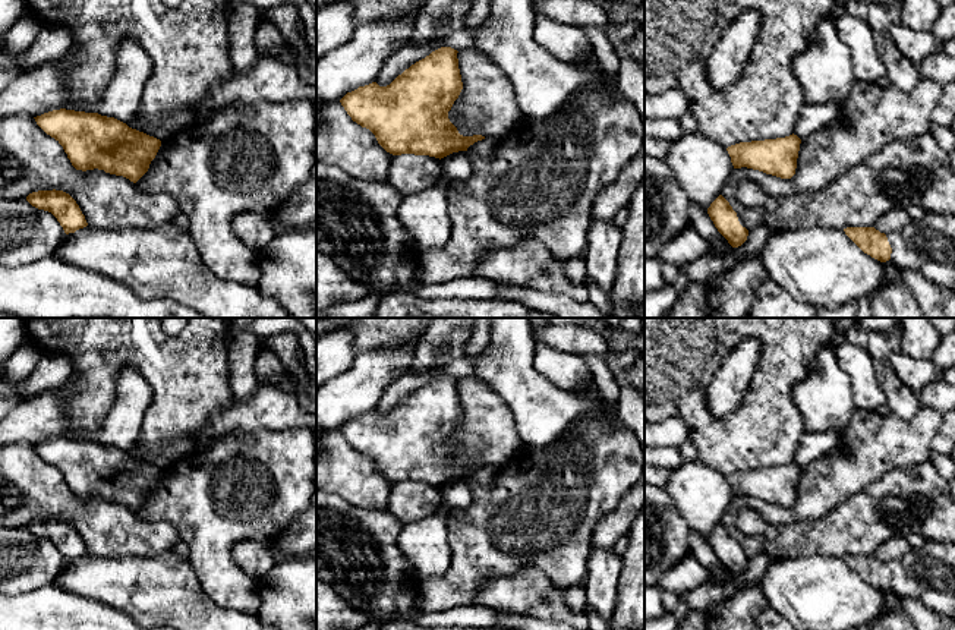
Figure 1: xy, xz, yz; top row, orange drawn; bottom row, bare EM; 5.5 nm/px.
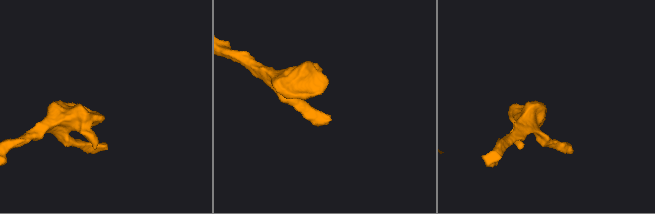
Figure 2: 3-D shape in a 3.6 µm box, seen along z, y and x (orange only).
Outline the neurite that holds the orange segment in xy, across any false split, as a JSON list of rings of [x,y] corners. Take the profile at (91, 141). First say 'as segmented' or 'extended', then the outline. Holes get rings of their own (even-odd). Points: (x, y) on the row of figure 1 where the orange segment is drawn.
as segmented; [[[53,110],[34,117],[54,138],[76,170],[104,170],[136,183],[149,168],[161,141],[126,123],[75,110]]]

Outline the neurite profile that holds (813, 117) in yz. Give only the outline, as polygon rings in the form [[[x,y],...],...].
[[[835,103],[804,104],[794,127],[794,135],[804,141],[811,133],[839,119],[841,110]]]

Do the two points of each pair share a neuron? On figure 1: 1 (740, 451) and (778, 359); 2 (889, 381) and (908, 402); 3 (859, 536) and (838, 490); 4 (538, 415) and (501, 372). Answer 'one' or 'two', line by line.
1: one
2: one
3: two
4: one

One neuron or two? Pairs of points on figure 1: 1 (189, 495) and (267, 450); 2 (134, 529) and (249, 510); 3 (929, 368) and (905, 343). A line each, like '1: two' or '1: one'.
1: one
2: two
3: two

